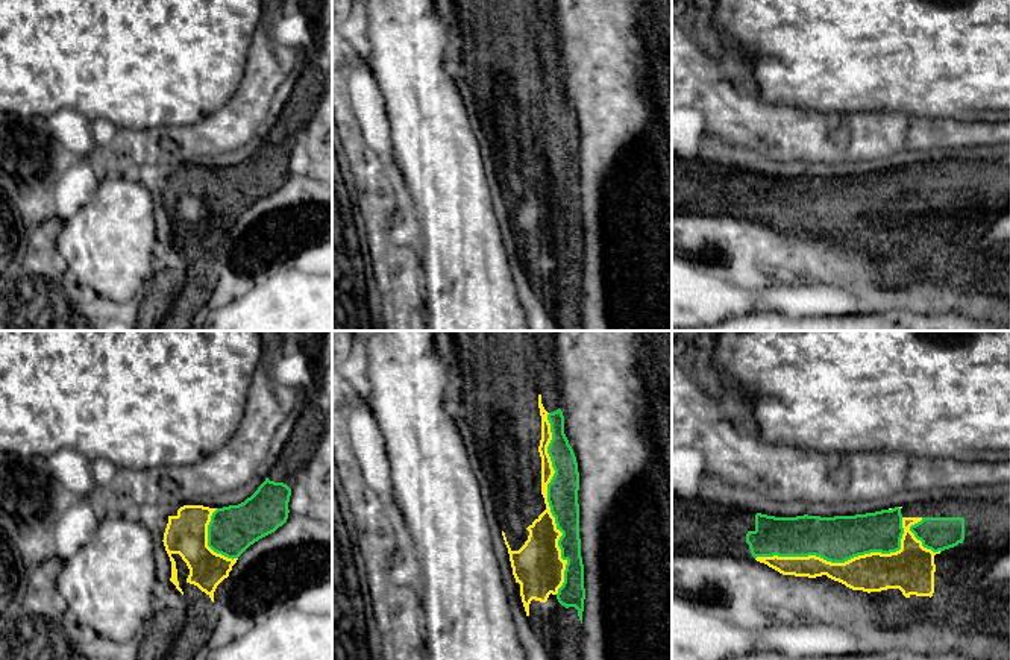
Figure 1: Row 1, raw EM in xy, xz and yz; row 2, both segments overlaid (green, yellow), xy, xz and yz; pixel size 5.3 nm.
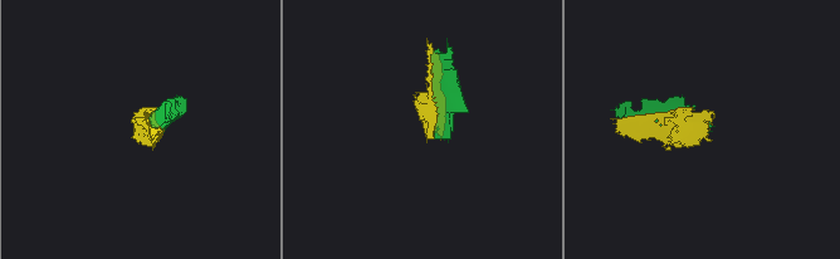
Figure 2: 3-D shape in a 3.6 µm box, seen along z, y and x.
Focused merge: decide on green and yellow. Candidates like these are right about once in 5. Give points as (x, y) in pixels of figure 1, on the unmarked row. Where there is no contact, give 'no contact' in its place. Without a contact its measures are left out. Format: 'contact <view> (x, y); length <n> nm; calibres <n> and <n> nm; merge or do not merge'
contact xz (549, 164); length 950 nm; calibres 160 and 180 nm; merge

